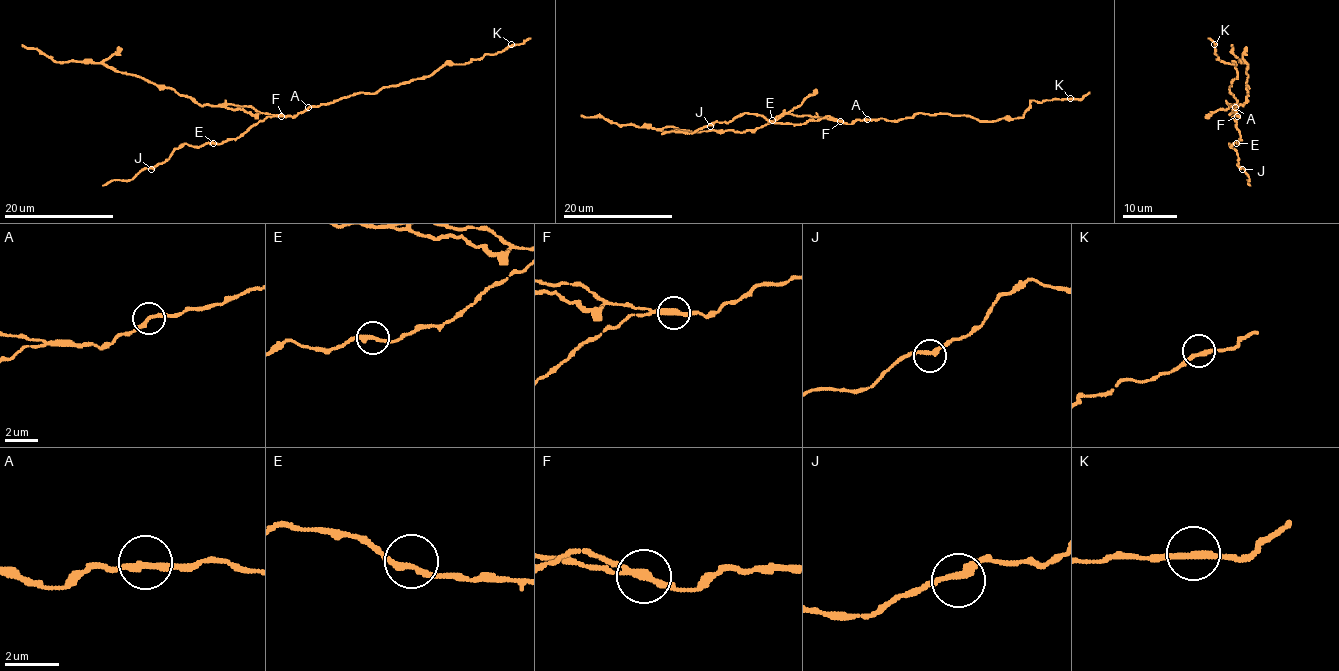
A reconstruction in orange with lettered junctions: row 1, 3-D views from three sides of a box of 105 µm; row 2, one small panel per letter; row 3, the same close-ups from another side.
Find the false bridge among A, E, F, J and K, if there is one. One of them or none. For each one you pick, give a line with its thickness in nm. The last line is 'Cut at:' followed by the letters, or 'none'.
F: Thickness 240 nm
Cut at: F

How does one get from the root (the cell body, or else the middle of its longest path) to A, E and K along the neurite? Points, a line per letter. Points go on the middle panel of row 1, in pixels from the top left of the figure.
A: (837, 120), (852, 124), (867, 119)
E: (837, 120), (828, 116), (802, 124), (781, 124), (772, 120)
K: (837, 120), (852, 124), (950, 113), (995, 121), (1022, 117), (1033, 100), (1070, 98)

